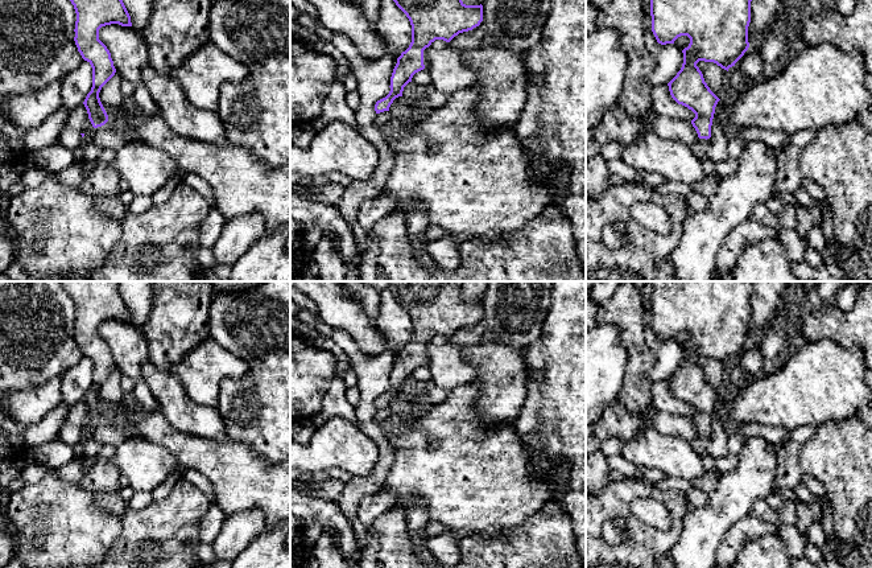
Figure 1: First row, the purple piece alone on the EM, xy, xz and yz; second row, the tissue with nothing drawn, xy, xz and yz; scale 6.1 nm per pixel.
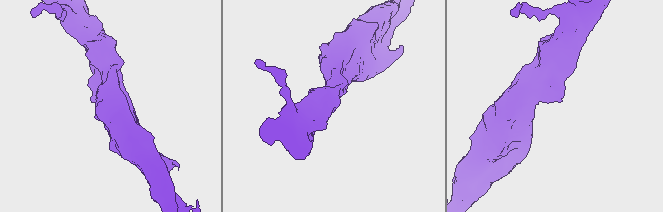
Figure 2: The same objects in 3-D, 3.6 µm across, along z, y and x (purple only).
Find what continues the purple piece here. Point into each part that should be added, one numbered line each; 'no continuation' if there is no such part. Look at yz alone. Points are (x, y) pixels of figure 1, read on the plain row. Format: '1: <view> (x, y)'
1: yz (701, 444)

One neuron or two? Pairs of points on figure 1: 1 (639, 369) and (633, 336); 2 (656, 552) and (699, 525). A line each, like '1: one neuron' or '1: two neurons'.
1: one neuron
2: two neurons

